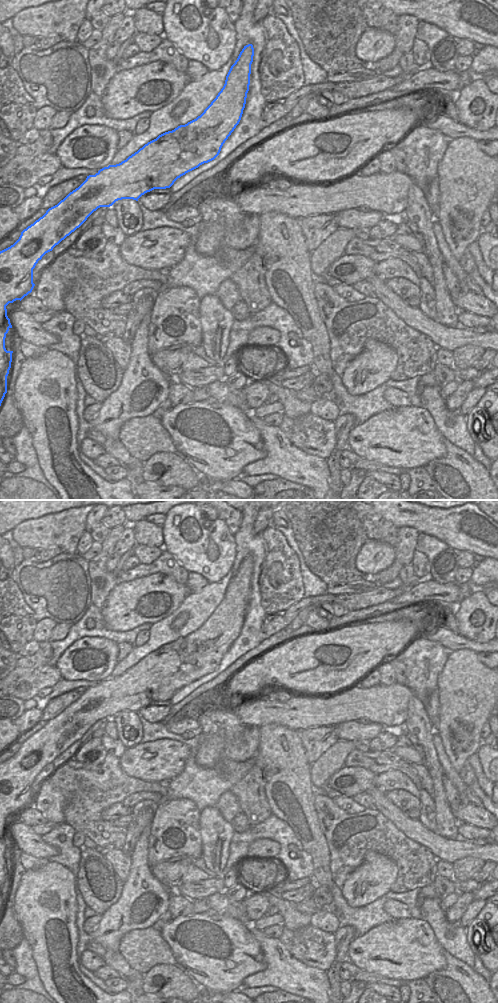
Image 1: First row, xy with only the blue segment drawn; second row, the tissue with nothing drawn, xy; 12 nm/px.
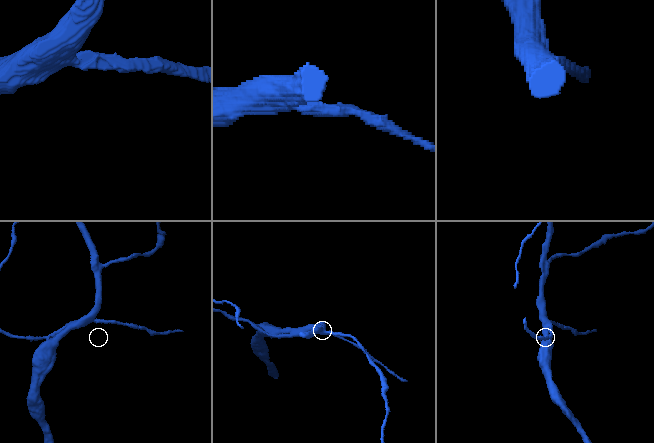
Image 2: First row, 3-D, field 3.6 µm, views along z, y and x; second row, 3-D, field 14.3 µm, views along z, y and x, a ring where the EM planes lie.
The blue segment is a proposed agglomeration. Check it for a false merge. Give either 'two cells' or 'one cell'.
two cells

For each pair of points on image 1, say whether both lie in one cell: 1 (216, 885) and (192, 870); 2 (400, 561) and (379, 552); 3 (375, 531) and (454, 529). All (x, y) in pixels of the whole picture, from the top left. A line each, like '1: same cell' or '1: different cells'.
1: different cells
2: different cells
3: different cells

